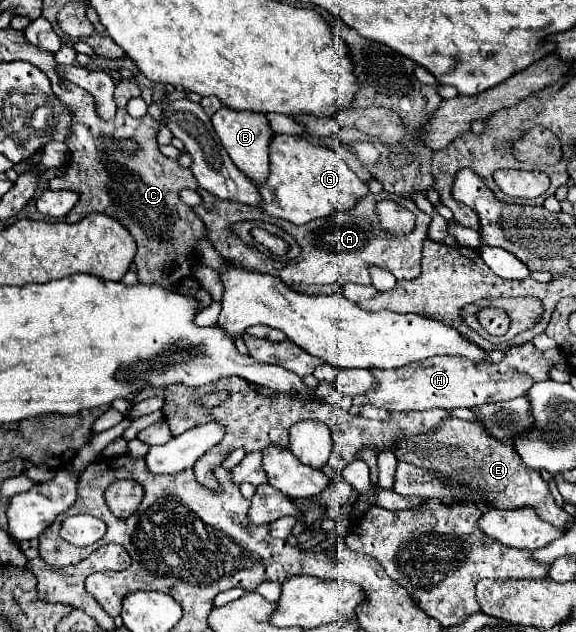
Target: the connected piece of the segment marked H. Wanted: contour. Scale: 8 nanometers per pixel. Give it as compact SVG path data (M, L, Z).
M533 342L511 346L505 360L493 362L471 362L459 356L433 356L421 362L411 362L397 370L371 370L377 384L365 392L369 404L385 408L389 412L411 412L411 410L431 410L431 408L475 408L485 402L503 402L527 394L527 390L541 380L549 378L549 366L541 356L541 350Z

